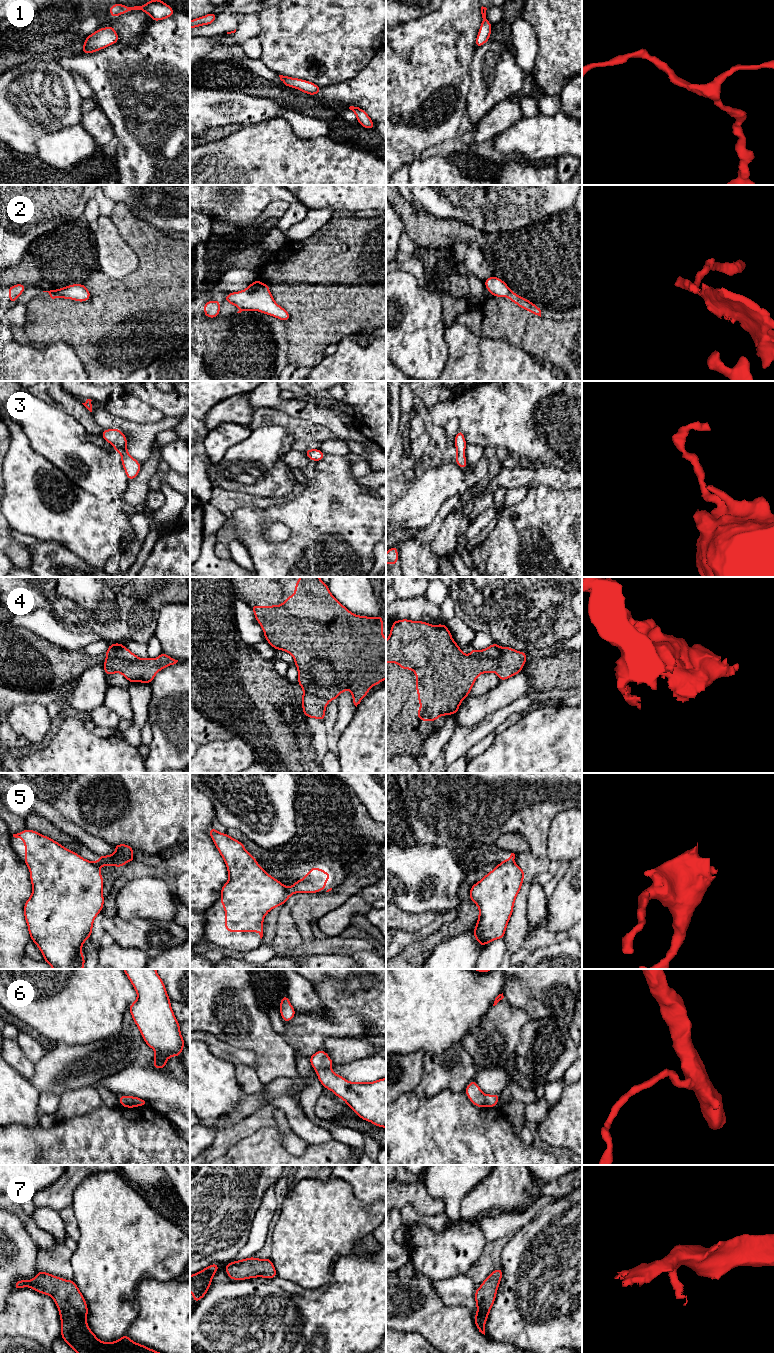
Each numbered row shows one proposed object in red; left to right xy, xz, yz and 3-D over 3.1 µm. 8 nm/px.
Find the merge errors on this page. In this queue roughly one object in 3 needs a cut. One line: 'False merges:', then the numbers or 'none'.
False merges: 2, 5

